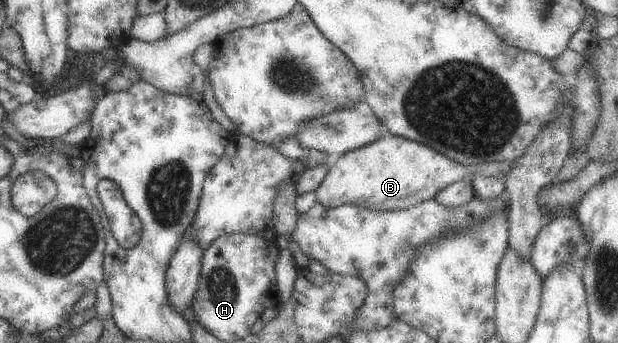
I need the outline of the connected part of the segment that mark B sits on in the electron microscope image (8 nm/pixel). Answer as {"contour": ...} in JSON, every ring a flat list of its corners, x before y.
{"contour":[[387,133,370,144,341,154,328,167,313,193,315,202,327,207,348,203,373,211,401,211,432,199,439,190,460,179,472,180,483,176,504,180,510,165,506,161,465,165,449,159,424,143]]}

